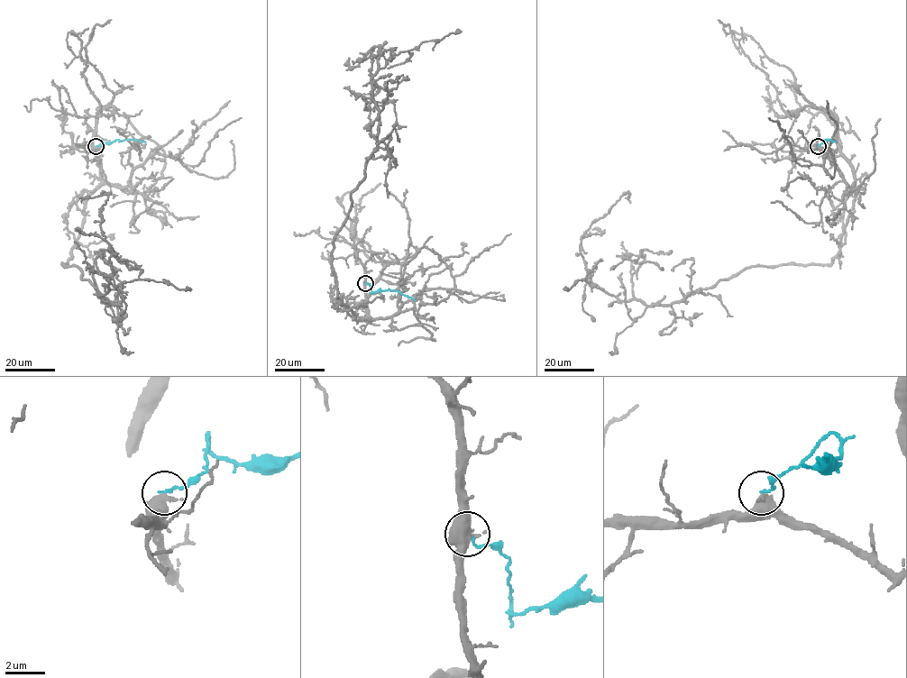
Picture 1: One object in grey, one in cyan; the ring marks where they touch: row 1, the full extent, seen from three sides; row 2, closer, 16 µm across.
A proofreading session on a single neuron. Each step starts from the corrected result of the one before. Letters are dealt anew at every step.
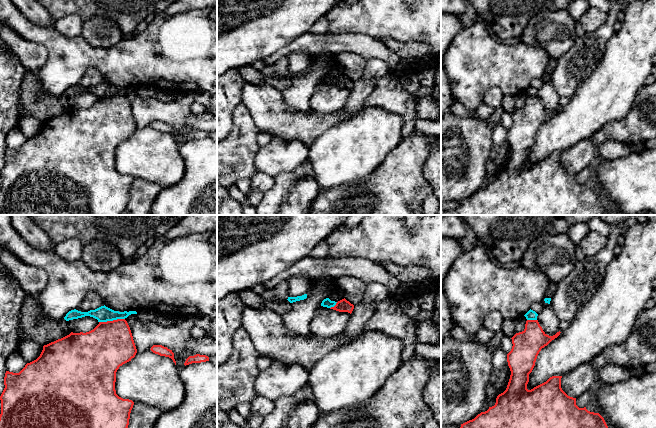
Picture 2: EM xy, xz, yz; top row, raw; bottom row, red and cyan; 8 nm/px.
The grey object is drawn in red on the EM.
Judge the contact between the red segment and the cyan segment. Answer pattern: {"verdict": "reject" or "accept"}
{"verdict": "reject"}

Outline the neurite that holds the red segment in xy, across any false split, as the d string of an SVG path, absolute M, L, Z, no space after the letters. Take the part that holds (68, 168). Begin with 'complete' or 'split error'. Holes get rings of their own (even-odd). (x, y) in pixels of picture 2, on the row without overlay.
complete; M117 95L99 100L91 107L73 109L43 122L40 132L25 141L19 149L6 147L4 153L5 164L0 172L0 215L121 215L126 211L129 201L130 189L134 178L123 175L116 170L116 148L120 142L135 133L137 125L133 116L130 103L125 95Z

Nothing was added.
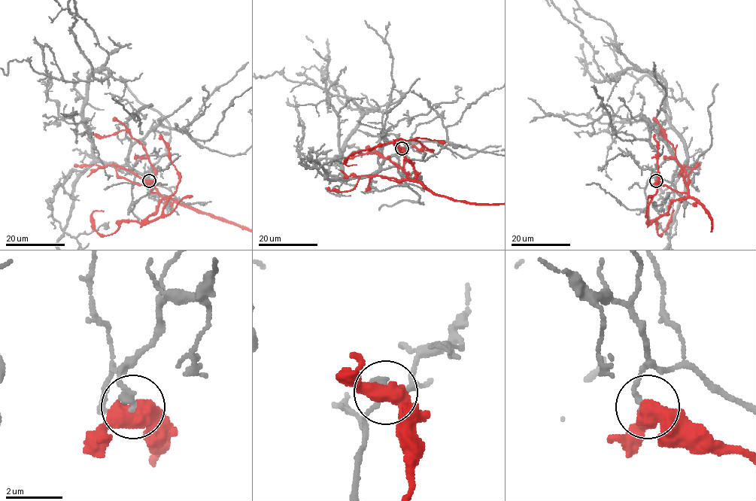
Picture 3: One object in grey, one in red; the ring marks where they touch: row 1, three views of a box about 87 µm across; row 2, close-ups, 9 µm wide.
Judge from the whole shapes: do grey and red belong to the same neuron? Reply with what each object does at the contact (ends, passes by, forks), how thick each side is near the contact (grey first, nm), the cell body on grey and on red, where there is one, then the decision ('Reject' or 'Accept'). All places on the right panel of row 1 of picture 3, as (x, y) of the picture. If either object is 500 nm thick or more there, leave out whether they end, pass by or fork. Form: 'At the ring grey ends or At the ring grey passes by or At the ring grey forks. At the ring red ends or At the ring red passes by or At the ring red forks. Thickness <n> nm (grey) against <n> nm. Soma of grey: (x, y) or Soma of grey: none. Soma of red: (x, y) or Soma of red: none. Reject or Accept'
Thickness 240 nm (grey) against 600 nm. Soma of grey: none. Soma of red: none. Reject

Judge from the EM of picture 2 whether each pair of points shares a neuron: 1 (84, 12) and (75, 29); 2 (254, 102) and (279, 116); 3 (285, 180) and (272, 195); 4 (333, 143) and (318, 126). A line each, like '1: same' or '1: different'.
1: different
2: same
3: same
4: different

